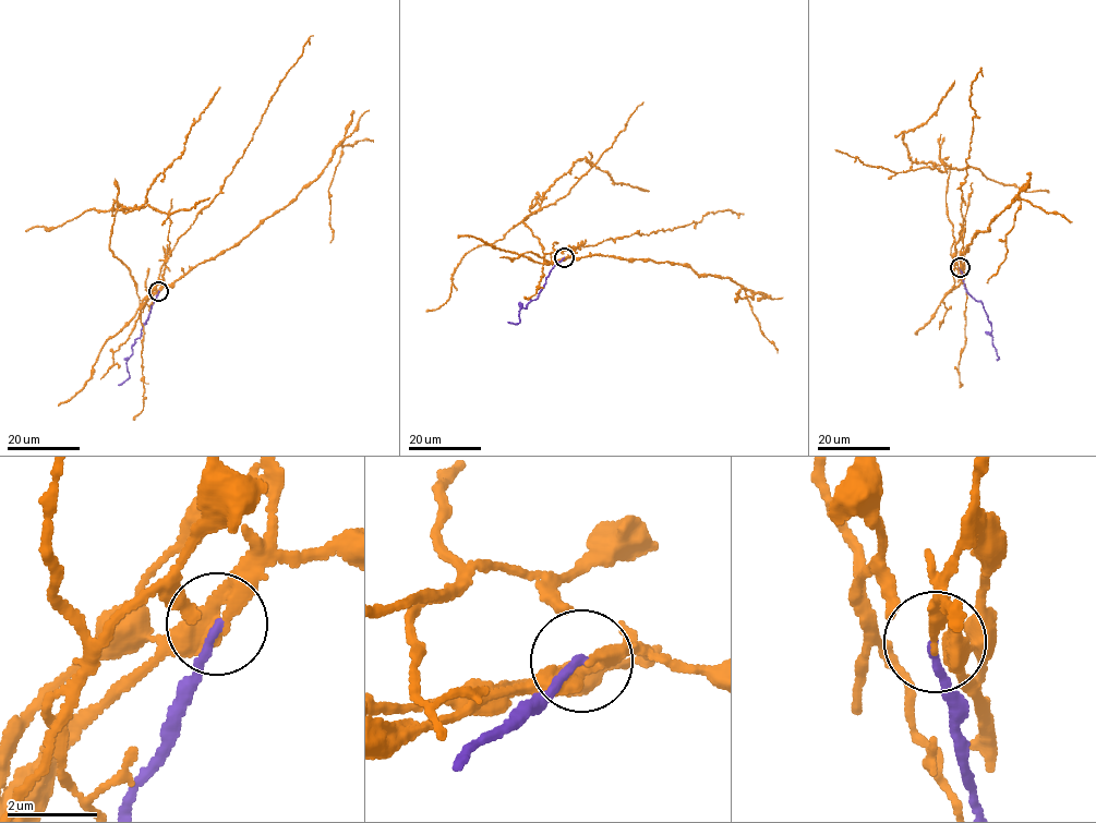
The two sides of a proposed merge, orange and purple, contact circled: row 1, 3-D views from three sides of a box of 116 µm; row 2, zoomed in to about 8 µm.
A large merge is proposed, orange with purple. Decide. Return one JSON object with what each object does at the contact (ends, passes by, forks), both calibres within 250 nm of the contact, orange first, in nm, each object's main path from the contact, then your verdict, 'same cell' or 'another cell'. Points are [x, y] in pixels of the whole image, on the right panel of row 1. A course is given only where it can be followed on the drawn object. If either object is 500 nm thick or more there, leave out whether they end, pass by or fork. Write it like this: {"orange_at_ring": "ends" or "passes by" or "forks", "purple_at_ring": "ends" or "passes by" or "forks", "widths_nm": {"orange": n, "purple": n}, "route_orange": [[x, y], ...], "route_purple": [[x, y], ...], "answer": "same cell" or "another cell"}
{"orange_at_ring": "forks", "purple_at_ring": "ends", "widths_nm": {"orange": 180, "purple": 180}, "route_orange": [[960, 267], [960, 255], [971, 238], [987, 230], [1019, 198], [1020, 208], [1006, 235], [1006, 257], [987, 282]], "route_purple": [[960, 267], [965, 292], [982, 302], [991, 324], [997, 360]], "answer": "another cell"}

